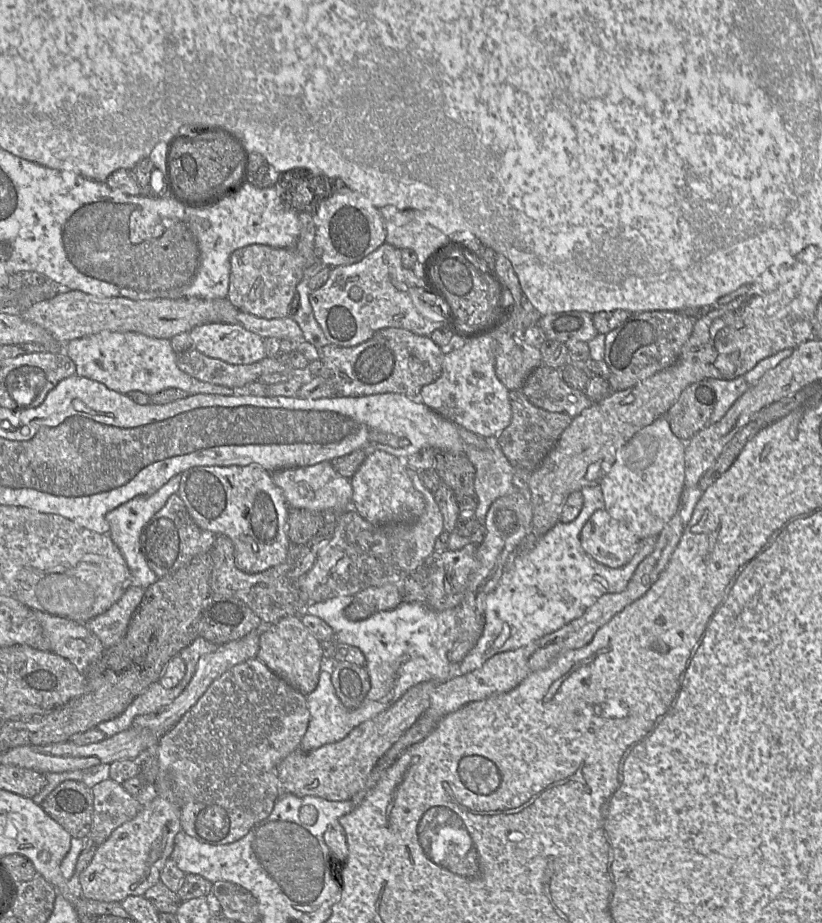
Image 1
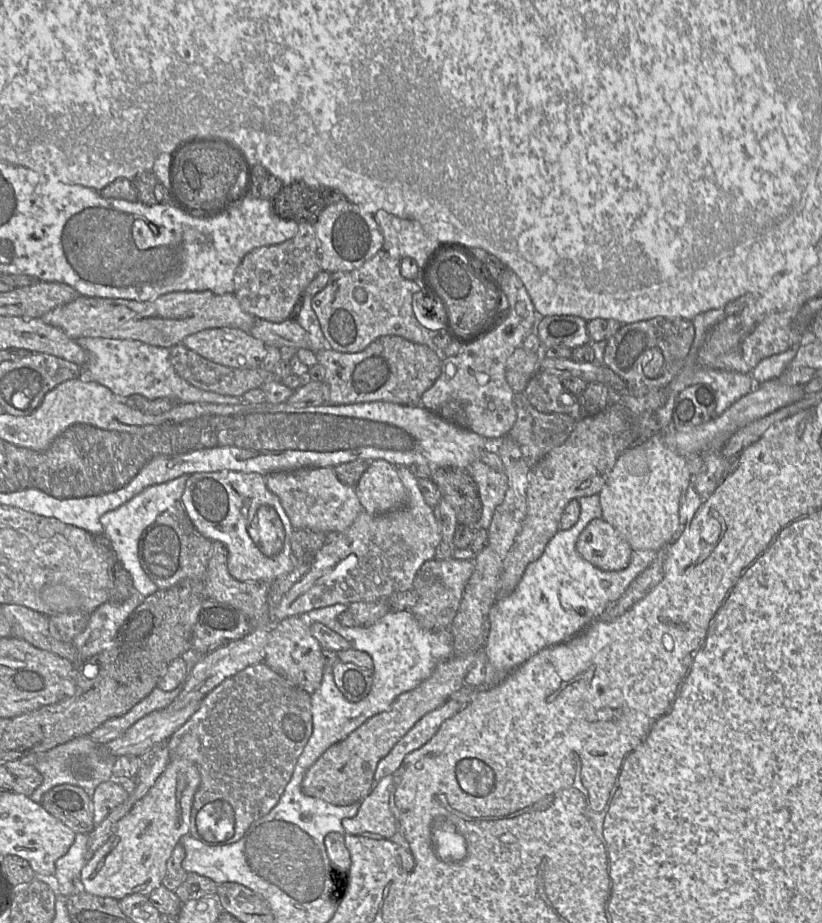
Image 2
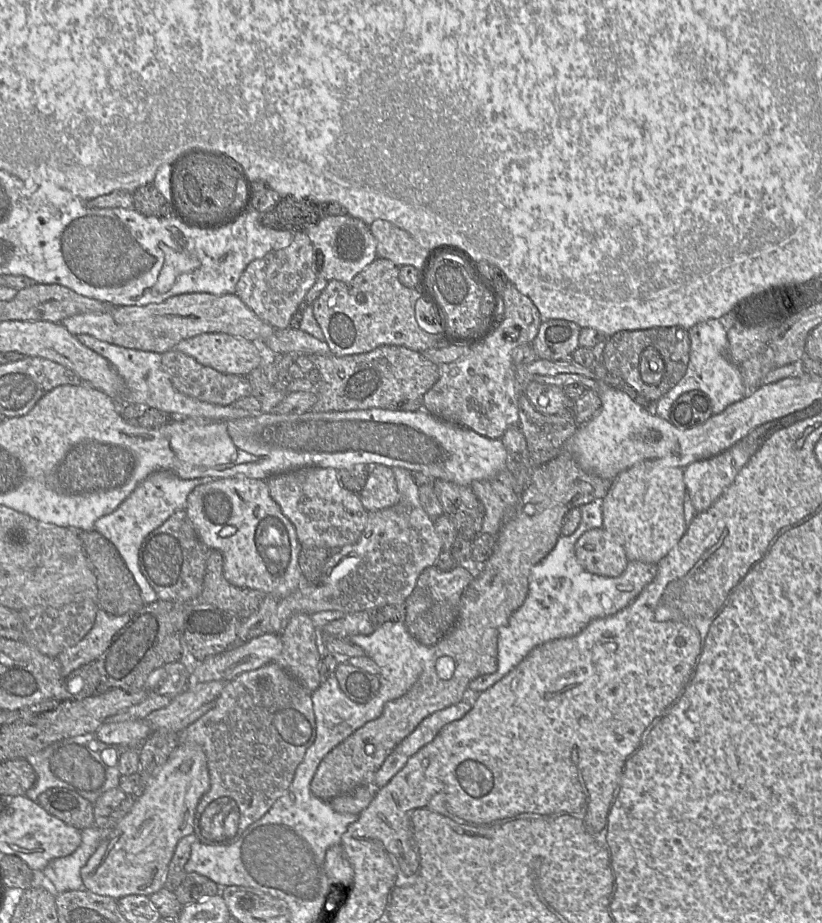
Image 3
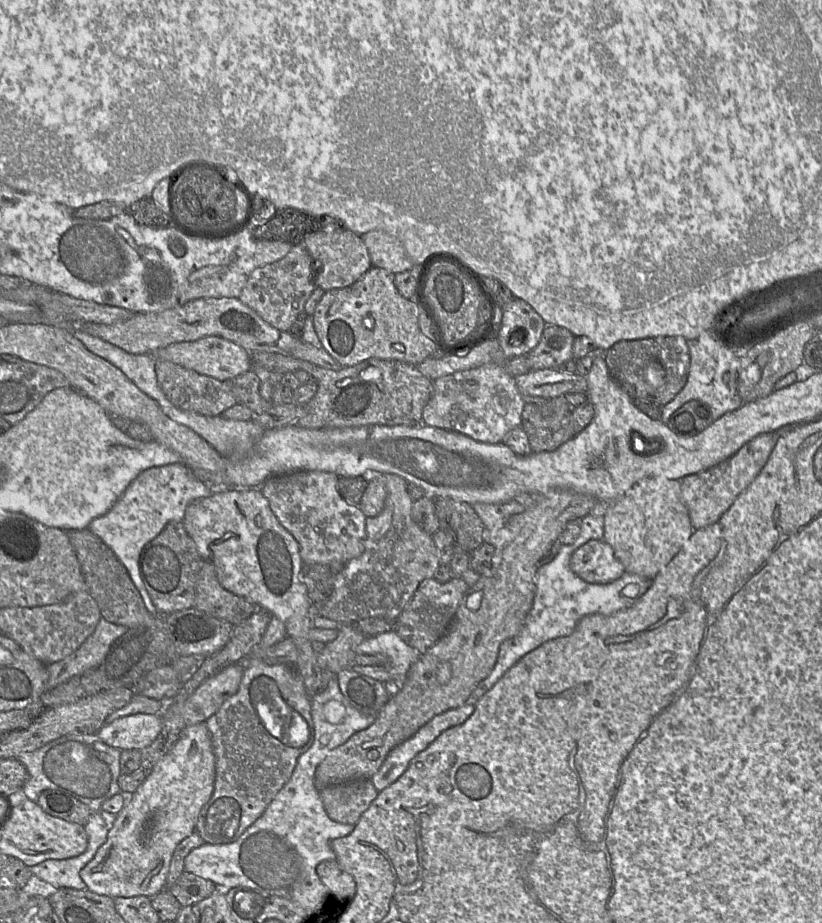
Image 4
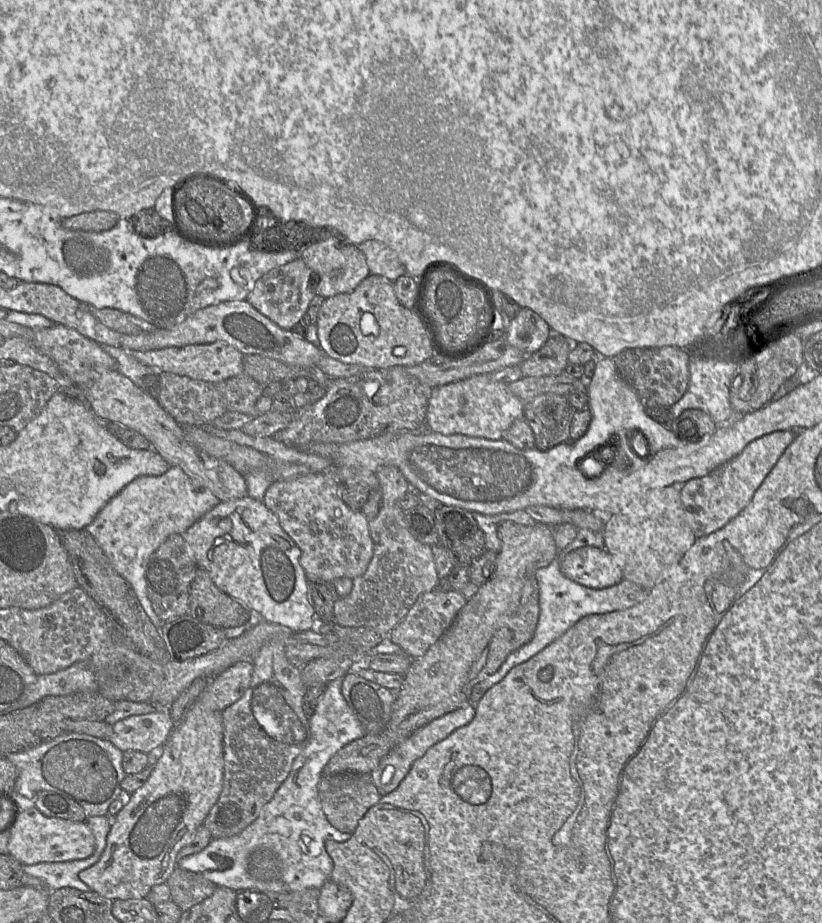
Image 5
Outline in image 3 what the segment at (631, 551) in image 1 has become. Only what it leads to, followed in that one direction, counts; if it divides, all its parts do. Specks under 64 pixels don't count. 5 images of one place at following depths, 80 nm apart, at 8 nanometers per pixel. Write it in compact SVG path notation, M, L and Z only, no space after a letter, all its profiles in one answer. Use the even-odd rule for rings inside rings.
M603 527L584 532L575 545L575 555L586 571L606 577L621 575L629 562L622 545Z

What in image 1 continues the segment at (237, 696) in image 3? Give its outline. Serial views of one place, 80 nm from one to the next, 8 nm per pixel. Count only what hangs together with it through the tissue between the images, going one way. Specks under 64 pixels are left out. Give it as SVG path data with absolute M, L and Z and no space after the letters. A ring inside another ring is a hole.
M252 658L237 664L217 678L196 704L159 740L156 747L159 770L154 783L156 795L174 802L180 807L181 828L187 835L206 844L224 845L233 843L244 837L255 824L271 814L277 800L281 797L278 766L287 756L300 749L301 741L309 726L309 720L310 712L306 696L292 688L258 658Z

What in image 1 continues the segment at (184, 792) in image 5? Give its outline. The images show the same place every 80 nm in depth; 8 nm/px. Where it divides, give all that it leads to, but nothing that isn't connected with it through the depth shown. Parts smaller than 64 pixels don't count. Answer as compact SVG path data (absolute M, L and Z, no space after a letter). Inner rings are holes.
M156 795L148 805L144 805L143 809L136 815L135 818L115 829L108 837L108 839L105 842L103 842L100 846L98 846L91 862L79 875L79 881L82 888L82 896L88 899L103 902L122 902L128 896L143 896L147 889L149 889L158 881L160 881L160 873L165 865L166 860L170 857L174 849L175 837L182 830L180 817L181 810L176 803Z

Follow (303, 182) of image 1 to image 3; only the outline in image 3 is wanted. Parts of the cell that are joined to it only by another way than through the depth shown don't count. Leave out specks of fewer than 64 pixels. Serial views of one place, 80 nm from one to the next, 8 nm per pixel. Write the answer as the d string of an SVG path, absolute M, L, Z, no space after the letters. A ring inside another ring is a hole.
M282 197L275 207L261 213L261 222L269 228L296 233L306 230L324 218L323 208L327 205L330 204L317 204L307 199Z

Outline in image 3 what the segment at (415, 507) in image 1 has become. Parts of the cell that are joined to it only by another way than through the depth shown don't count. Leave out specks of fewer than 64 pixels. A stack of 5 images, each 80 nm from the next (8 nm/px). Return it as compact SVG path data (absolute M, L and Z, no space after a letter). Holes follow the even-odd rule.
M369 464L368 477L360 501L368 511L390 508L400 500L393 469L382 464Z

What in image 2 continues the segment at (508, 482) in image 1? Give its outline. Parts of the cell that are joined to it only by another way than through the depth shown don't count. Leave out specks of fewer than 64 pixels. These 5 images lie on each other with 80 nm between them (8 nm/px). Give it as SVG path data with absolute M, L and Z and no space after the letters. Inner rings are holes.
M481 459L472 462L466 470L475 481L482 504L479 528L488 529L495 509L500 505L508 490L508 477L504 471L498 471Z

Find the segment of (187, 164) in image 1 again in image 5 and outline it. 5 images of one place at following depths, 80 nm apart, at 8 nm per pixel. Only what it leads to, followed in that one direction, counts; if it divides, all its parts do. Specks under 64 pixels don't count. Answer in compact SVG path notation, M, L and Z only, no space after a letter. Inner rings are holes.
M211 175L192 176L175 187L174 223L185 238L201 243L225 245L244 238L253 229L257 207L241 192Z

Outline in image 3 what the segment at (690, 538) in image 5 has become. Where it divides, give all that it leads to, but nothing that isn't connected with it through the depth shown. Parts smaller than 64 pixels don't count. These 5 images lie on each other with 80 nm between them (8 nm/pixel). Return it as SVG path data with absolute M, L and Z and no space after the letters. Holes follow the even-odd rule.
M662 460L642 461L612 480L602 499L603 528L622 545L629 561L658 564L679 543L688 528L684 513L686 492L684 468L669 466Z

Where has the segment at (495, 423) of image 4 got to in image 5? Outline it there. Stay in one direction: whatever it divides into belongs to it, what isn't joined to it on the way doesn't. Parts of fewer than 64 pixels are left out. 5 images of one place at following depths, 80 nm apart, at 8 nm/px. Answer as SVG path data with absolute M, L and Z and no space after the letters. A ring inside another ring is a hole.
M477 374L431 389L425 425L429 431L444 435L461 434L489 440L502 440L504 432L513 422L524 418L524 407L525 404L511 393L507 384L495 381L491 374Z

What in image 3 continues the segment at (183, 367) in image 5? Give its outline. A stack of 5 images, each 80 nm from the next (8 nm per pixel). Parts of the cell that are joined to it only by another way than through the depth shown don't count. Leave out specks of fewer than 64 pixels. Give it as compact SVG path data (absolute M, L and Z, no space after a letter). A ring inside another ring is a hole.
M226 333L199 334L180 341L174 349L222 374L246 376L251 370L259 368L262 363L262 353L254 342Z

